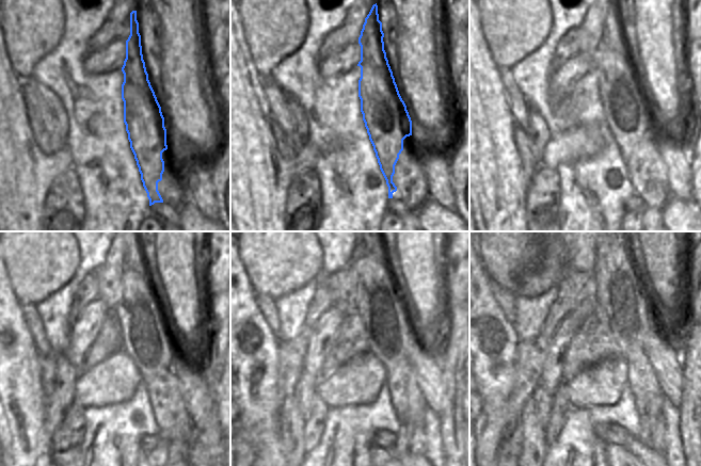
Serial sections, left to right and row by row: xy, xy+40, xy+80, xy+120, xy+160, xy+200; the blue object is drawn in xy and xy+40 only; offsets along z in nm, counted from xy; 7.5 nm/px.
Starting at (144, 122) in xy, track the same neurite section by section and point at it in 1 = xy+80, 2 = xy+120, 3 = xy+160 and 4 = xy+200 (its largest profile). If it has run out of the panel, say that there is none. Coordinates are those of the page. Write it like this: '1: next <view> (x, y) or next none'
1: next xy+80 (627, 113)
2: next xy+120 (139, 309)
3: next xy+160 (379, 296)
4: next xy+200 (620, 285)

